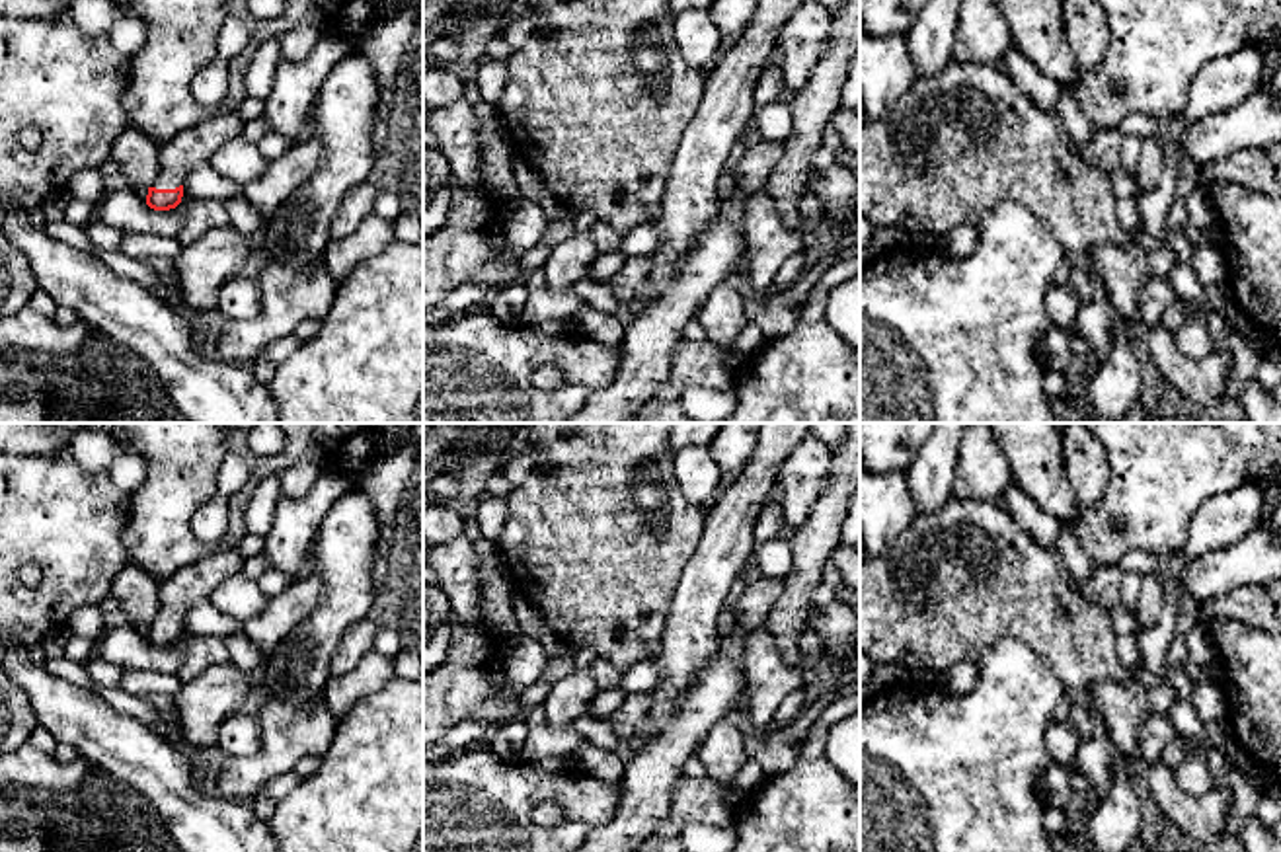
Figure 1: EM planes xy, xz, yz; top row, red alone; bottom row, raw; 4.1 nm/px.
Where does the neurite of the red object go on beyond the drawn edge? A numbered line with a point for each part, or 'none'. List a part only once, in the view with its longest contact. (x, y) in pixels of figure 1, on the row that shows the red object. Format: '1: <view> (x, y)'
1: xy (199, 143)

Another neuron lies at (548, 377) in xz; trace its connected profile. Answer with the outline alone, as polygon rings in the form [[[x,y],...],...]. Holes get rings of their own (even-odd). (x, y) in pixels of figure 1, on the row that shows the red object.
[[[542,367],[532,374],[532,384],[540,390],[556,390],[563,384],[563,376],[556,367]]]

